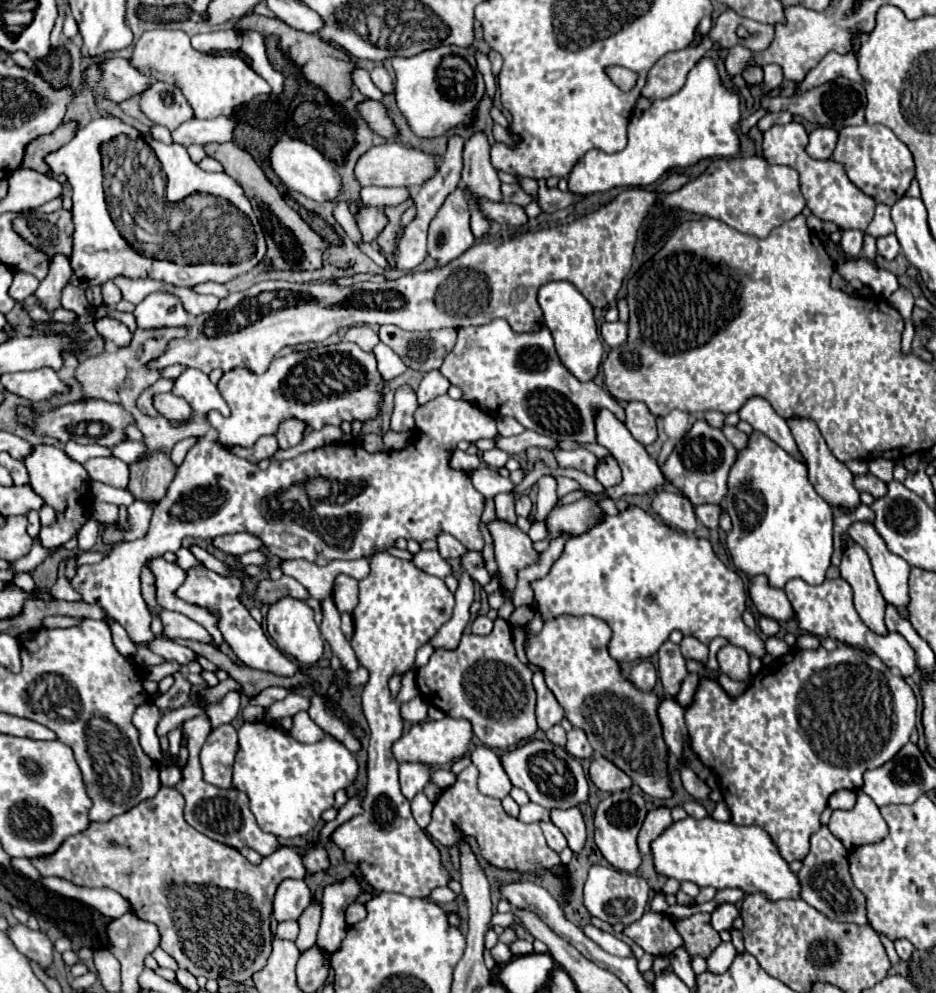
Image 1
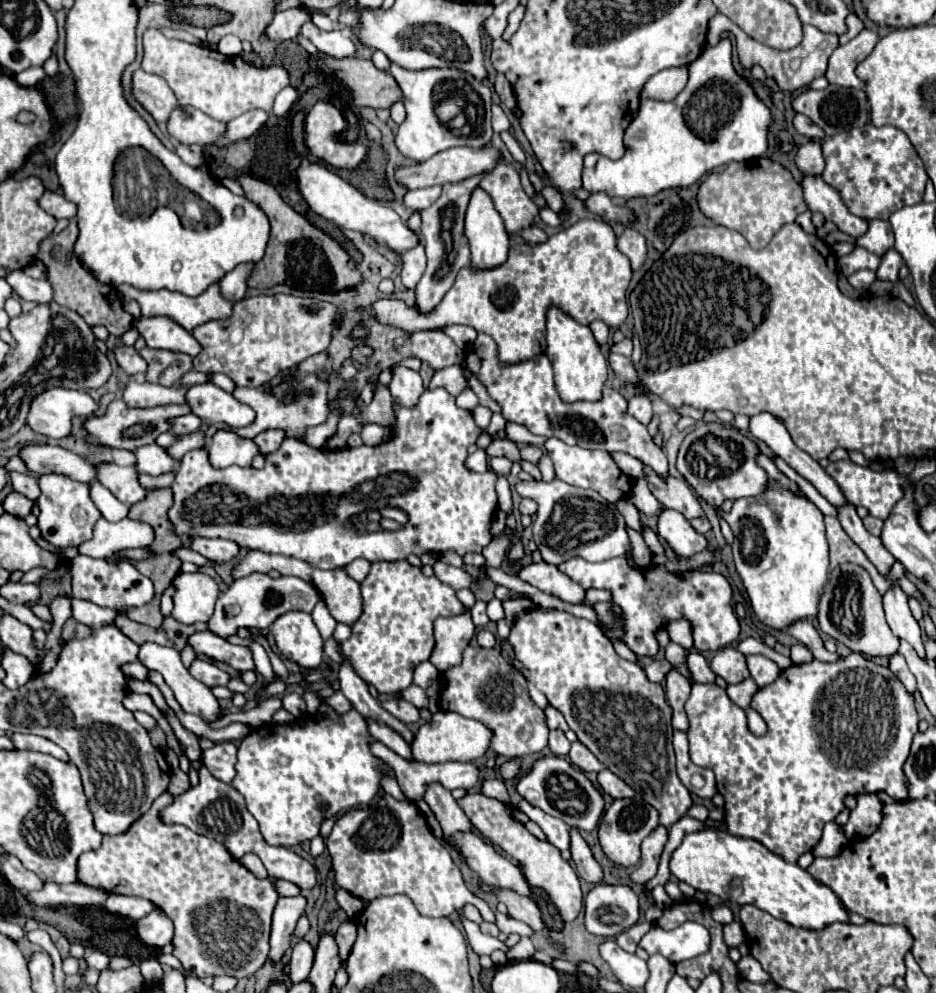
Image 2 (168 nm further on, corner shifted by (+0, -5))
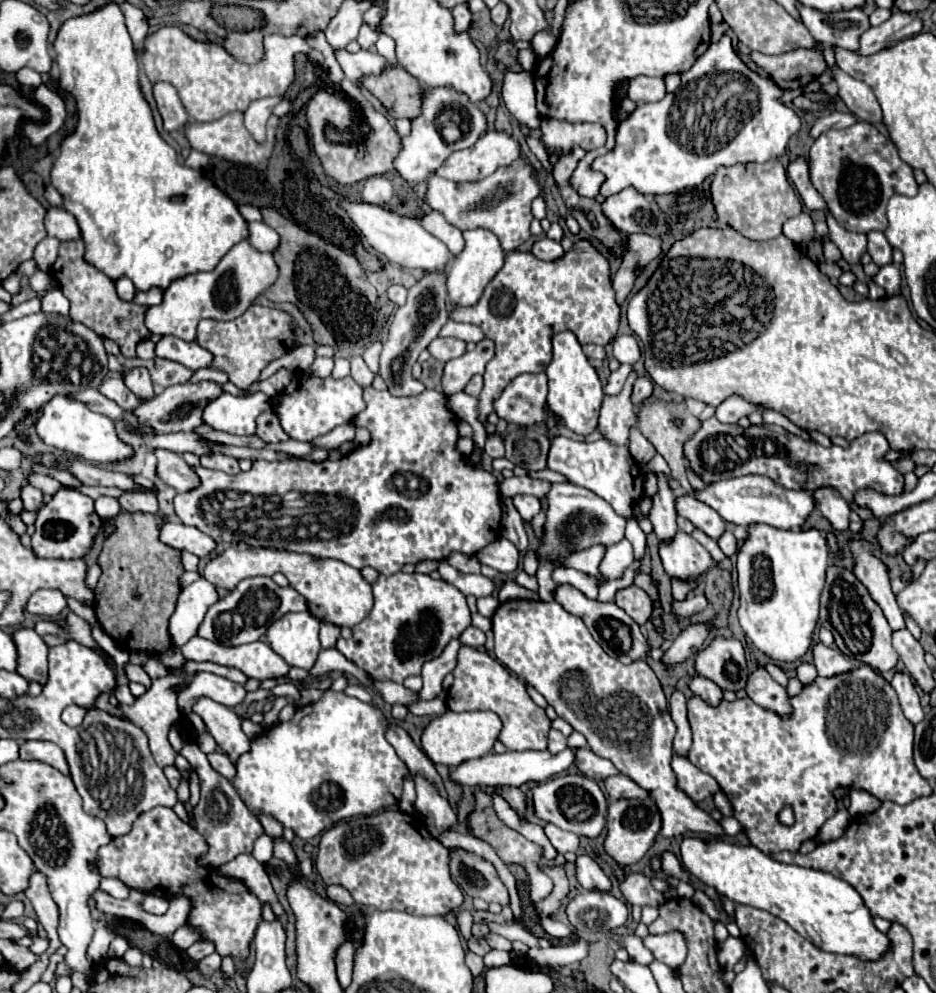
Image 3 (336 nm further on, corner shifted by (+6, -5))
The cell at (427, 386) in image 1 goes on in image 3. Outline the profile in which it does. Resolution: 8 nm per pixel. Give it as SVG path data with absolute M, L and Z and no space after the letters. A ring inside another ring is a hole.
M482 340L476 348L460 358L448 360L442 374L442 388L446 396L462 392L474 374L484 374L488 360L494 356L494 342Z

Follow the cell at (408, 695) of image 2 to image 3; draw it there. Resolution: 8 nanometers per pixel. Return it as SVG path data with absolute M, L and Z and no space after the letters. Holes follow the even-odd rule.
M332 648L332 650L322 650L322 652L320 652L316 664L314 664L312 670L310 670L310 678L316 680L316 678L328 676L328 674L332 674L332 672L342 672L342 674L346 674L346 676L354 676L358 682L366 684L368 690L374 690L374 682L372 682L358 666L354 666L350 660L346 660L342 654L338 654L336 648Z

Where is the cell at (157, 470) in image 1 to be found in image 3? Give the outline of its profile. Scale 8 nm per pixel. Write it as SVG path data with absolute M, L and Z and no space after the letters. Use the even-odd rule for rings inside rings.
M122 512L122 514L118 514L118 516L116 516L116 532L108 538L108 542L104 542L102 552L100 552L100 556L98 556L98 566L100 566L100 570L102 570L102 576L100 576L98 586L96 586L96 590L94 590L94 612L96 612L98 622L100 622L102 628L106 630L106 634L108 634L120 648L124 648L124 650L144 650L144 652L156 654L158 650L166 650L166 646L170 646L168 618L170 618L170 614L174 612L174 602L176 602L176 598L178 598L178 594L180 594L178 578L180 578L180 574L184 572L184 568L182 568L182 562L180 562L180 552L178 552L176 548L172 548L172 546L162 544L162 540L160 540L160 528L162 528L164 522L168 522L168 516L164 516L164 514L144 514L144 512ZM134 594L140 594L140 598L134 600Z

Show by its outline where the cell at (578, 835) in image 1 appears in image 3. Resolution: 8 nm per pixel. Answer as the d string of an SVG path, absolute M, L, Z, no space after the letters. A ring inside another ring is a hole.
M580 854L574 862L576 878L584 890L610 890L610 878L602 872L602 868L586 854Z

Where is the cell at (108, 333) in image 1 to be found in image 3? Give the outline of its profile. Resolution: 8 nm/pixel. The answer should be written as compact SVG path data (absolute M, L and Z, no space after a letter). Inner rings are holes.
M132 368L126 372L124 376L124 384L136 394L140 396L142 400L150 398L154 392L152 392L152 380L150 380L150 374L146 368Z

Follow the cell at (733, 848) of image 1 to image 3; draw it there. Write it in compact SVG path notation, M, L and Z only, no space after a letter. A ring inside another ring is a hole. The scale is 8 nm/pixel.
M684 838L680 844L680 858L682 866L706 886L716 888L716 892L736 904L770 912L826 952L856 954L862 960L876 960L888 948L886 934L878 932L872 924L872 916L866 906L862 906L860 894L848 882L828 872L782 864L754 846L732 844L722 838Z

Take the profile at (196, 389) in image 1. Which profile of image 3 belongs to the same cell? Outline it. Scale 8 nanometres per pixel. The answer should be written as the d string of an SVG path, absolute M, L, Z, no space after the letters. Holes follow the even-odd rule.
M220 394L216 400L210 400L202 412L202 420L216 430L224 430L228 434L250 436L256 430L256 418L260 412L272 406L266 394L252 394L244 398L236 398L230 394Z

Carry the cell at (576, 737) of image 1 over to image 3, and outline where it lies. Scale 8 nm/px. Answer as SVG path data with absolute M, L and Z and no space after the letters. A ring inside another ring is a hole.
M588 746L574 750L574 764L584 776L588 776L592 780L604 780L606 776L618 774L618 770L614 768L612 762L596 756Z

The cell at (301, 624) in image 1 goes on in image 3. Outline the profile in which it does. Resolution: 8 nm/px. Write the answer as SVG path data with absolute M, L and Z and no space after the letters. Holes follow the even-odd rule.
M288 612L268 628L266 638L272 650L280 654L288 666L310 670L322 650L318 626L320 620L310 612Z

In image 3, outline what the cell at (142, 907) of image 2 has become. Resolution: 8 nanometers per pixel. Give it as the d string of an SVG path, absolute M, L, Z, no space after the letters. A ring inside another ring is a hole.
M148 894L146 898L144 898L144 902L142 902L142 908L146 910L146 912L150 912L150 914L164 914L166 910L168 910L168 900L166 898L158 898L158 896L154 896L154 894Z

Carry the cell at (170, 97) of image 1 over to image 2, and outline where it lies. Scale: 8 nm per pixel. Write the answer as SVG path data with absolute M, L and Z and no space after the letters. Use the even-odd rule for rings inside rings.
M178 106L170 120L168 120L168 132L180 142L180 144L220 144L224 142L224 122L216 122L204 112L192 108L192 106Z

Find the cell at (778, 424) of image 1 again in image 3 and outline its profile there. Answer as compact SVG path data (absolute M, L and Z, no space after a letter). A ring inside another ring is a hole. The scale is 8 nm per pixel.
M820 486L812 492L812 496L818 502L820 512L824 514L824 518L832 524L834 530L844 530L848 528L848 514L850 508L846 504L846 500L838 494L838 490L834 490L832 486Z

